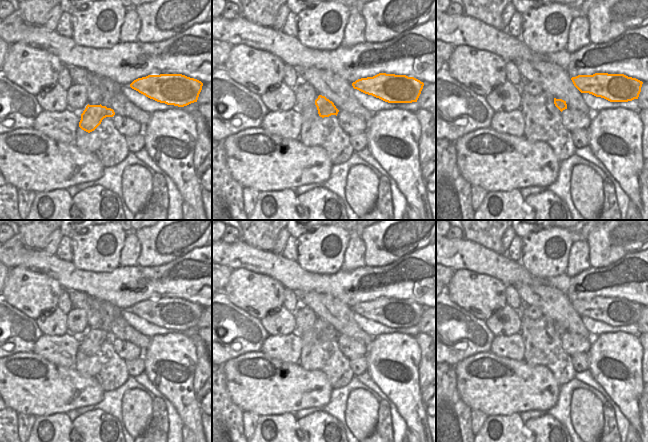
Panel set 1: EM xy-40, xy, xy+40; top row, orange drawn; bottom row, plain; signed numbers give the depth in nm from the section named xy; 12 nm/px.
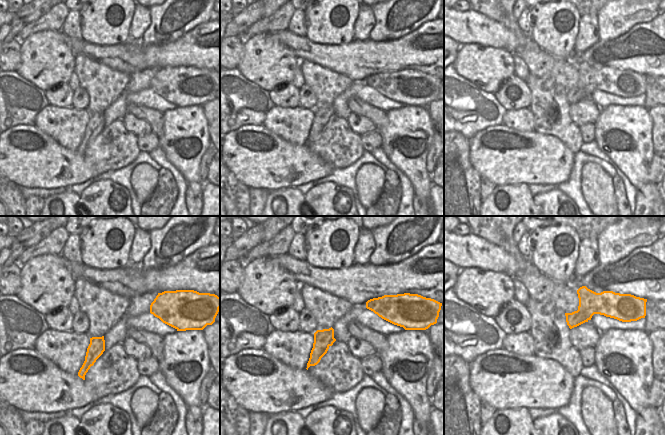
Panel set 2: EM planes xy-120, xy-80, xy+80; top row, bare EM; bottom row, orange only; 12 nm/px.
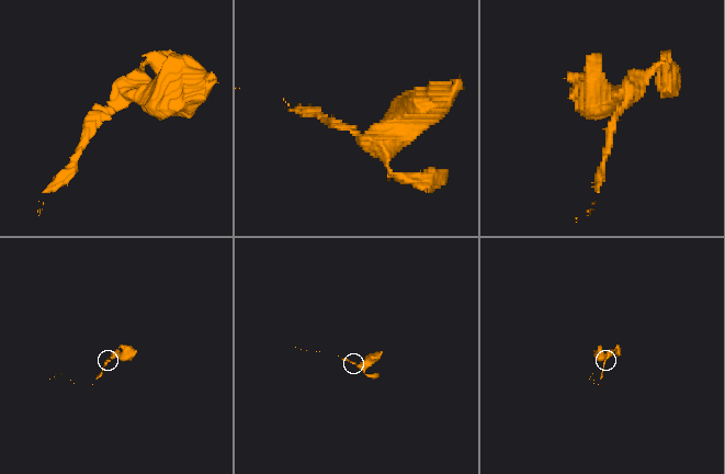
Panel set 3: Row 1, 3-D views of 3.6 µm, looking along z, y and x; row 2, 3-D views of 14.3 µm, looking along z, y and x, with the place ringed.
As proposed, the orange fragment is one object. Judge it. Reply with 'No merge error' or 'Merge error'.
No merge error.

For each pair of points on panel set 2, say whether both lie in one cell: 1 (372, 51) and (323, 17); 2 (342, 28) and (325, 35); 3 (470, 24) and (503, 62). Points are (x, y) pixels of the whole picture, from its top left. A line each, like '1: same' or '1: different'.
1: different
2: same
3: different

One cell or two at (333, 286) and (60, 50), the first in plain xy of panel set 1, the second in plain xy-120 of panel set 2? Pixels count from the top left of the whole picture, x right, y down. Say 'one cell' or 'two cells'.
two cells

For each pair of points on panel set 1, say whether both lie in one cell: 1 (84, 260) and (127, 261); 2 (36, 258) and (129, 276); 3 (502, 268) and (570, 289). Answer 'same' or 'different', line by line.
1: different
2: same
3: same

